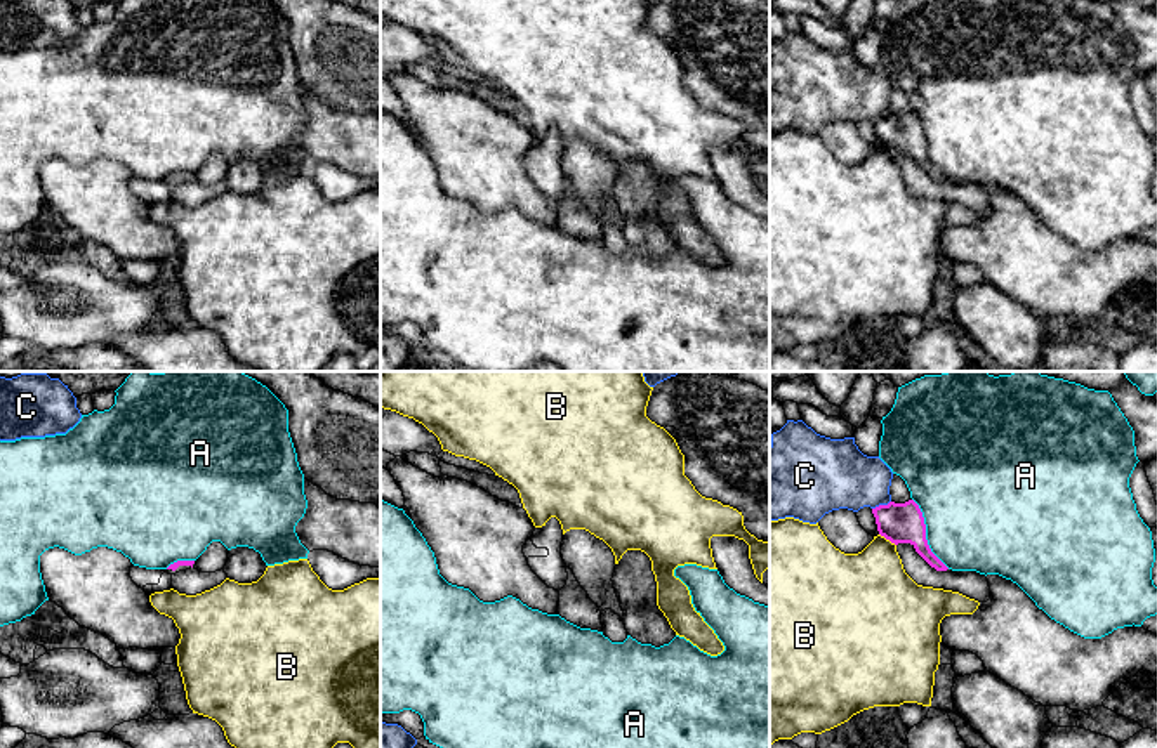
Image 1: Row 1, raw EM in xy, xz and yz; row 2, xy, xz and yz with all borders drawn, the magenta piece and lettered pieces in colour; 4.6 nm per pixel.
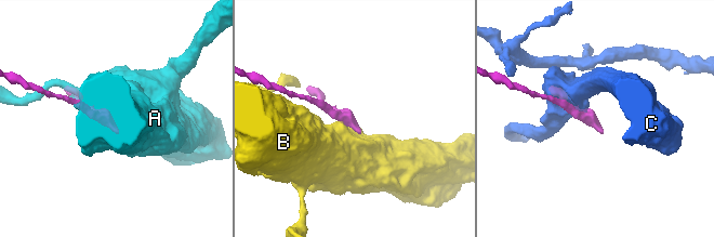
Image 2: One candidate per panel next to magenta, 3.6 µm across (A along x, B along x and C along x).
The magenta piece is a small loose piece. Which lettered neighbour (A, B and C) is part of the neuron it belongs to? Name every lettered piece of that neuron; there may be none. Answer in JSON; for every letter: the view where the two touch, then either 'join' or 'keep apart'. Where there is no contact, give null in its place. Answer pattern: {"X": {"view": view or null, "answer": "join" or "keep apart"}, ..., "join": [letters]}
{"A": {"view": "yz", "answer": "keep apart"}, "B": {"view": "yz", "answer": "keep apart"}, "C": {"view": "yz", "answer": "keep apart"}, "join": []}

